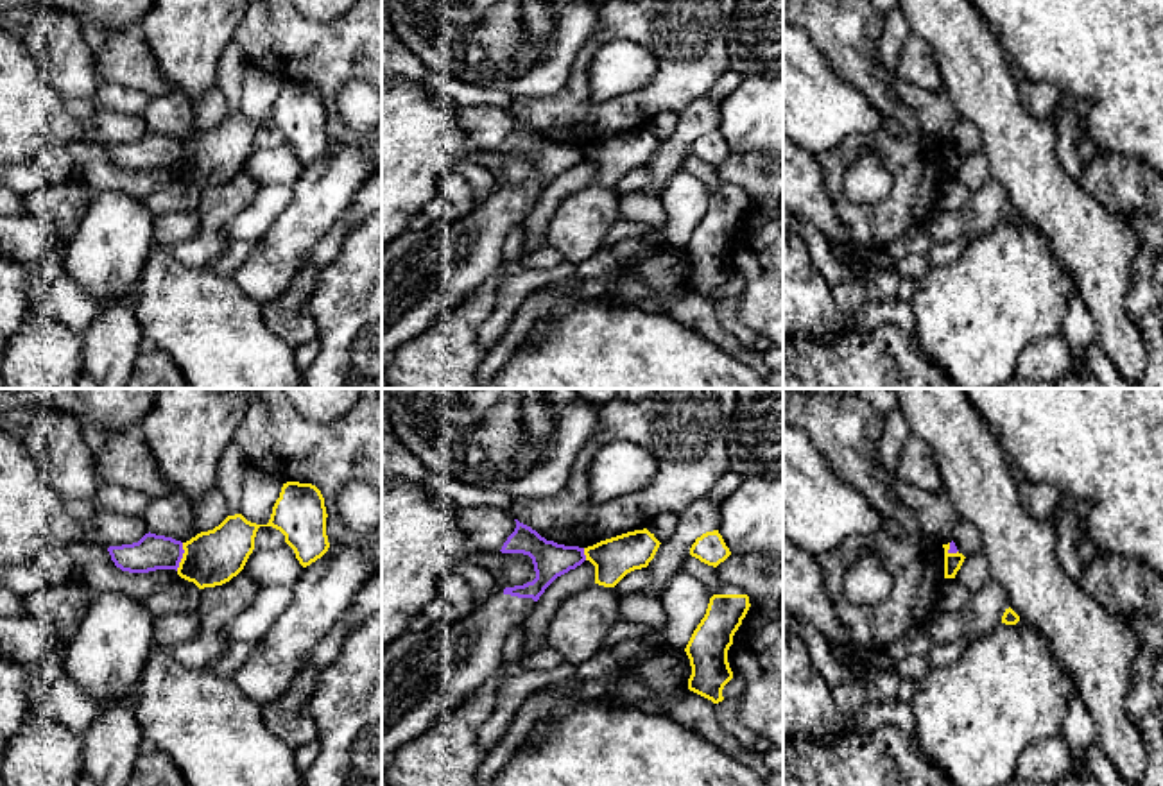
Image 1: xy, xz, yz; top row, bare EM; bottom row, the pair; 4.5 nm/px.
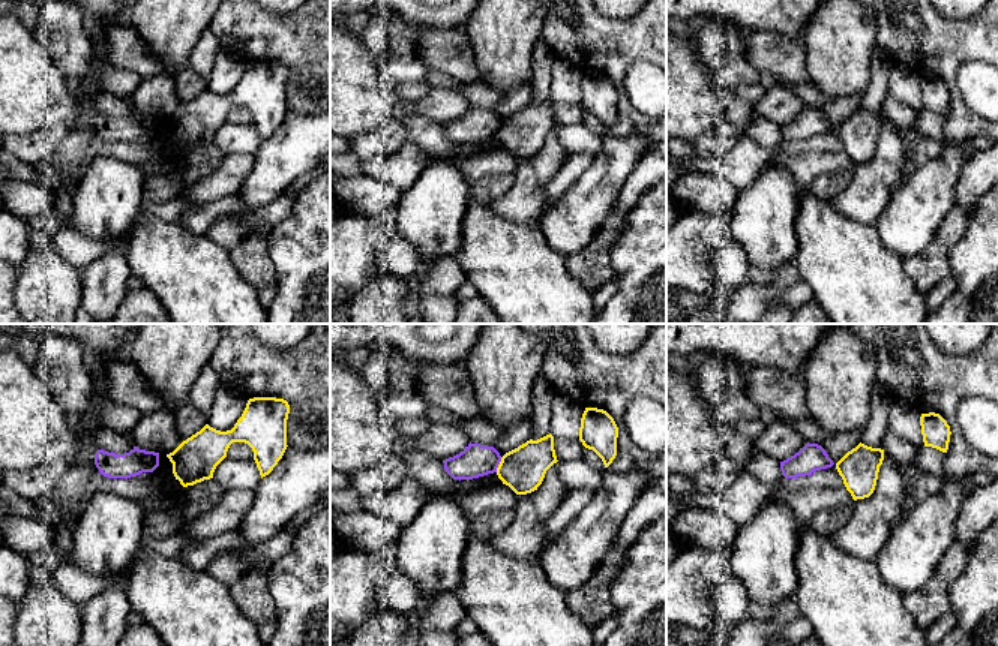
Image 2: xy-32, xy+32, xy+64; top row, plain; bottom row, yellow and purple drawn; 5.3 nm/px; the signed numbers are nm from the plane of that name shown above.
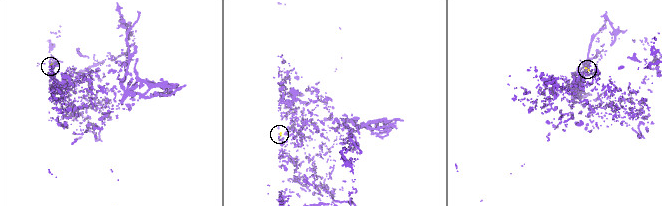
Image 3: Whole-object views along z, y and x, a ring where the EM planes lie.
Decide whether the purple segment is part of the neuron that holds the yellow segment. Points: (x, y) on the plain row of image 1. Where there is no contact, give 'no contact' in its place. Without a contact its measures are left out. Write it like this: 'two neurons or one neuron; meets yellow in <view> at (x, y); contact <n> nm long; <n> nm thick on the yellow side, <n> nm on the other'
two neurons; meets yellow in xy at (183, 156); contact 130 nm long; 240 nm thick on the yellow side, 160 nm on the other

